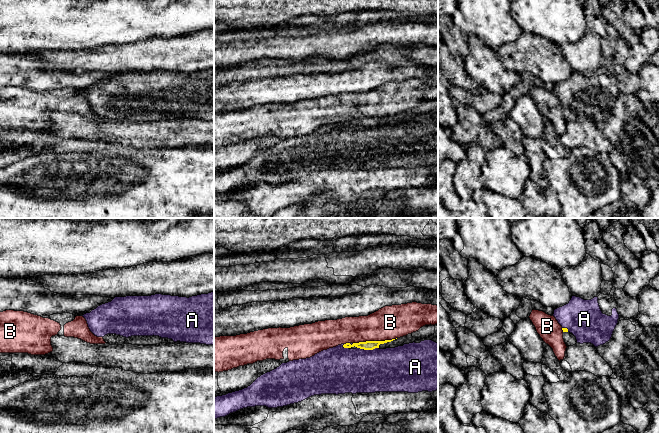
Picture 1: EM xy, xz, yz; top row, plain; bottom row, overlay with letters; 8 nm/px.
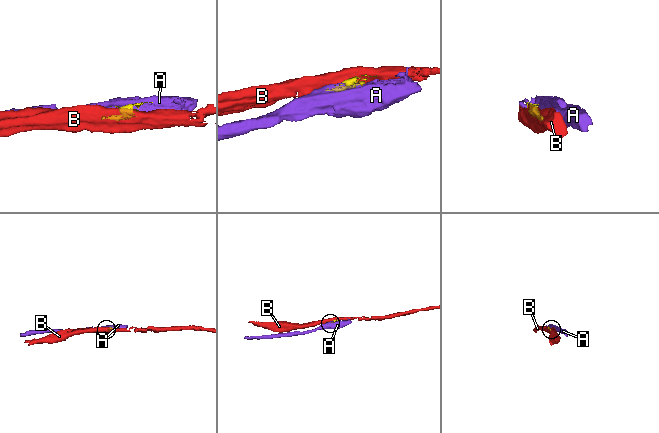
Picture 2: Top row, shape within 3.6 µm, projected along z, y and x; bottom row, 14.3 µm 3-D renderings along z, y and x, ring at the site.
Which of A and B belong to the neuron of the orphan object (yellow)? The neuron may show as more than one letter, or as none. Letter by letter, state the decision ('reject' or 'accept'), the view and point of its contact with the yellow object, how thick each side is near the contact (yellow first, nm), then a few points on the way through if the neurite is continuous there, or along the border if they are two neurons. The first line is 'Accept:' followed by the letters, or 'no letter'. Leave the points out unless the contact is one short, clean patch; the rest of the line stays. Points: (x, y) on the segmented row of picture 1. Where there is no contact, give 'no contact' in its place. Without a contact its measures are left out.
Accept: A
A: accept | xz (368, 349) | 80/360 nm
B: reject | xz (374, 341) | 80/280 nm

